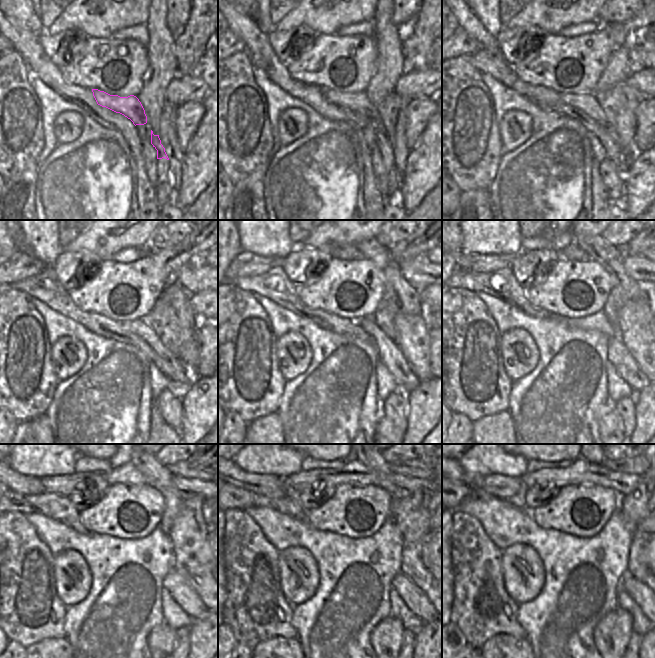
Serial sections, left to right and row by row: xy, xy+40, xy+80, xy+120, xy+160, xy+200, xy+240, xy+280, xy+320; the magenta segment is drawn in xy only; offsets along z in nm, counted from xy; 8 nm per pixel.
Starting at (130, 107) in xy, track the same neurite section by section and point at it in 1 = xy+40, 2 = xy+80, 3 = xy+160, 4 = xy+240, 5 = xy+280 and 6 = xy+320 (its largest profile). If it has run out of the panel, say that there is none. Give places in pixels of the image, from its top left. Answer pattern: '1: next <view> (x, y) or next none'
1: next xy+40 (357, 107)
2: next xy+80 (583, 107)
3: next xy+160 (364, 329)
4: next xy+240 (184, 595)
5: next xy+280 (414, 598)
6: next xy+320 (645, 598)

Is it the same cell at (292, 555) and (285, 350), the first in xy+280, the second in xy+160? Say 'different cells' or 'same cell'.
same cell

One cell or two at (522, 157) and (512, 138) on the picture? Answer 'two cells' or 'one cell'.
two cells

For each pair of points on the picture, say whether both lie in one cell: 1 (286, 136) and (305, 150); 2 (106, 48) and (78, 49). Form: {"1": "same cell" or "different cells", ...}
{"1": "different cells", "2": "same cell"}

